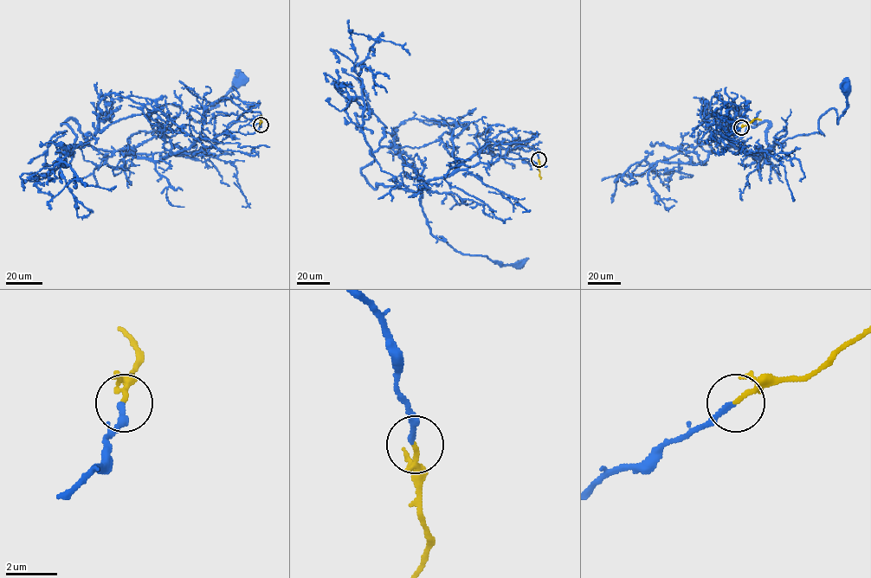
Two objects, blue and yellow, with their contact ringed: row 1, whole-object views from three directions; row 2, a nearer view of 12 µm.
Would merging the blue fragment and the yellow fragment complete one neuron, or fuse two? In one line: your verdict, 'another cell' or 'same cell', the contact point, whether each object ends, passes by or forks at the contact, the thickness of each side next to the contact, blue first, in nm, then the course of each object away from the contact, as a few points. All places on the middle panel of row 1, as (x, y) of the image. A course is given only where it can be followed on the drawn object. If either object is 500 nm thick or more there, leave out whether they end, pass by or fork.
same cell; at (538, 159); blue ends there; yellow ends there; 200 nm thick on the blue side, 180 nm on the other; blue runs (539, 159), (532, 147), (500, 146), (493, 162), (430, 179), (421, 192), (434, 236), (464, 253), (518, 264); yellow runs (539, 160), (540, 179)

